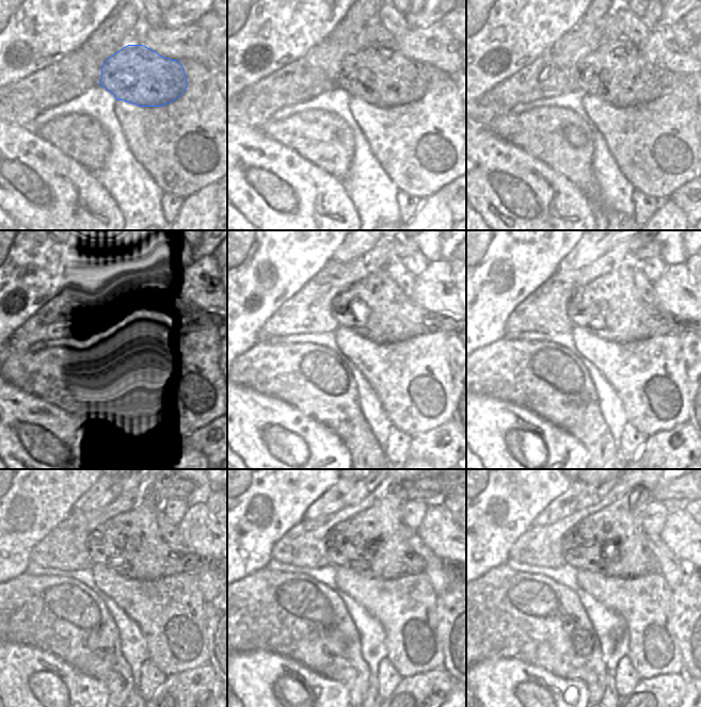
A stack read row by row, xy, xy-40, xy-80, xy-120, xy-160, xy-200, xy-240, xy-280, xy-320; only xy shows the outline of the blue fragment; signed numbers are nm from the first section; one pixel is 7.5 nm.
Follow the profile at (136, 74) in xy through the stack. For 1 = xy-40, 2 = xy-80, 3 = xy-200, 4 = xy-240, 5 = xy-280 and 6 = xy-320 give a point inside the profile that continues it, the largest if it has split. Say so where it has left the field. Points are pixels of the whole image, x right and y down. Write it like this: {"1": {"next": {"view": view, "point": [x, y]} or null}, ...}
{"1": {"next": {"view": "xy-40", "point": [380, 75]}}, "2": {"next": {"view": "xy-80", "point": [618, 71]}}, "3": {"next": {"view": "xy-200", "point": [610, 306]}}, "4": {"next": {"view": "xy-240", "point": [131, 545]}}, "5": {"next": {"view": "xy-280", "point": [381, 525]}}, "6": {"next": {"view": "xy-320", "point": [620, 524]}}}

